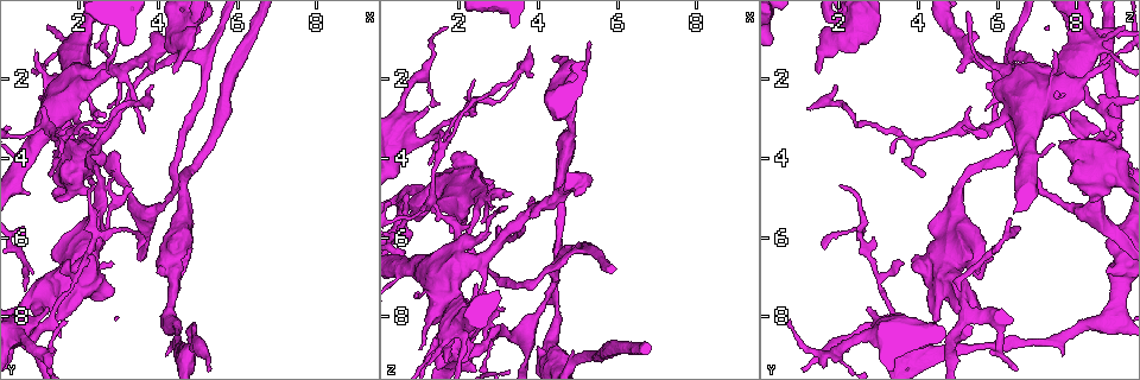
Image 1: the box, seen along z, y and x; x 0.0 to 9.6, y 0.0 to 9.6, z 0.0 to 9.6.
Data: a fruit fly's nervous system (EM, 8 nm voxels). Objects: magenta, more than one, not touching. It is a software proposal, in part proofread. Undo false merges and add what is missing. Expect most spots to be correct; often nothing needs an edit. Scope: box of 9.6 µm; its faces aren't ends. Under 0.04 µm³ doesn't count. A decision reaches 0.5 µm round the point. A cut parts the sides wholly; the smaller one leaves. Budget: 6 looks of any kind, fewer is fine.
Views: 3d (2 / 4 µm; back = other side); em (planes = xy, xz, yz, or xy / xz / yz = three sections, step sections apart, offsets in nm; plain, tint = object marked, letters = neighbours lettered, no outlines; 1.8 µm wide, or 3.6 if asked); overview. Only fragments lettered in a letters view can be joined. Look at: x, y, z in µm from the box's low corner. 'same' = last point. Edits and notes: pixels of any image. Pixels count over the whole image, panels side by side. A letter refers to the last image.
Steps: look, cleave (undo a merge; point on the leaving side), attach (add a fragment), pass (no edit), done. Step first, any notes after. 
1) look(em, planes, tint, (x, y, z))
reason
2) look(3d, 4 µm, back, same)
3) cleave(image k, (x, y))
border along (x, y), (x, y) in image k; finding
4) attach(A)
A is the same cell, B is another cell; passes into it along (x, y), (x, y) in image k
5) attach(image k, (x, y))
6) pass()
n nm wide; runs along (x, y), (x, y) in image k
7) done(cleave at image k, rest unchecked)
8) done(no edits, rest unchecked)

look(em, 3.6 µm, yz, step 16, letters, (4.45, 1.90, 1.45))
an open end

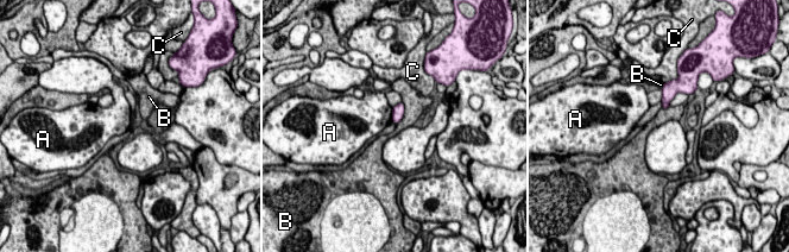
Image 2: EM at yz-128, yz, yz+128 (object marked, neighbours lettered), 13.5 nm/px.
look(em, 3.6 µm, planes, letters, same)
another direction

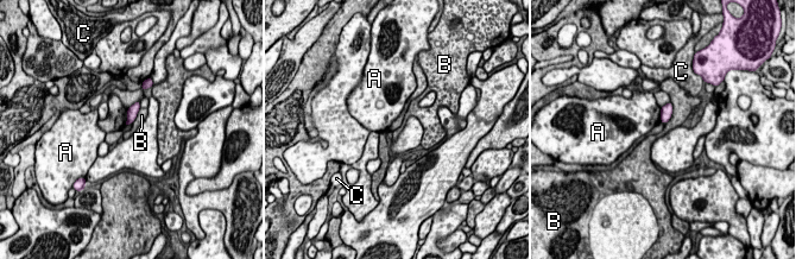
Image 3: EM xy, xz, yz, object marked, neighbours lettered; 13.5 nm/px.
pass()
A, B and C are other cells; border along (671, 101), (671, 117), (664, 124) in image 3; none of them fits

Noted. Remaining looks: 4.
look(em, xy, step 8, letters, (1.95, 1.90, 6.85))
abrupt turn

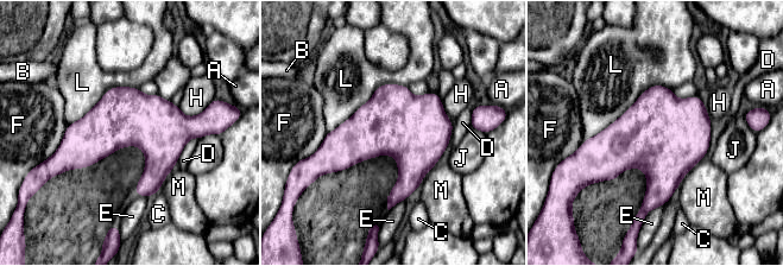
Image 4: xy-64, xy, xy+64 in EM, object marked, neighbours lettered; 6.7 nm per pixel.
pass()
A, B, C, D, E, F, H, J, L and M are other cells; border along (671, 88), (650, 86), (585, 140) in image 4; continuous, no second neuron

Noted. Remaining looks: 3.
look(em, xy, step 16, tint, (0.55, 7.85, 5.25))
sharp bend

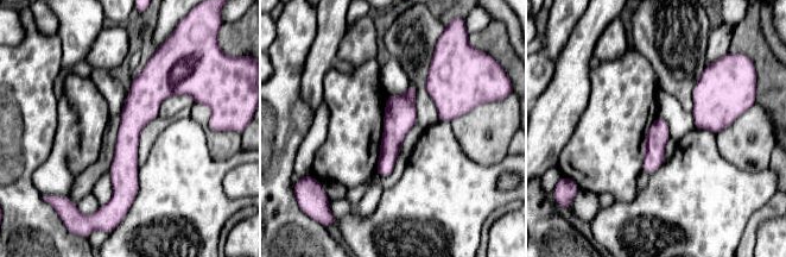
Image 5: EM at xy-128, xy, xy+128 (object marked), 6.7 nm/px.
look(em, planes, letters, same)

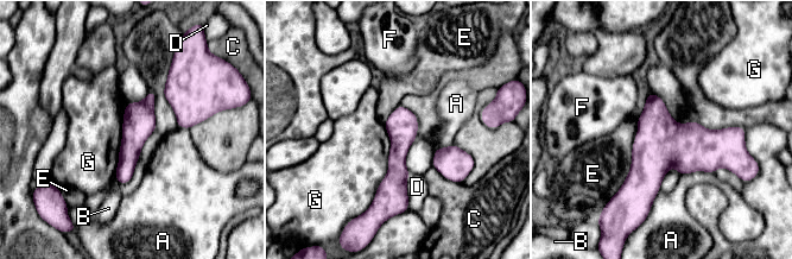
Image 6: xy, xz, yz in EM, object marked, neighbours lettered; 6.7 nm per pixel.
pass()
G touches over 400 nm; A, B, C, D, E, F and G are other cells; runs along (400, 108), (400, 144), (392, 204) in image 6; one neuron here

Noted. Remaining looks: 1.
done(no edits, rest unchecked)

